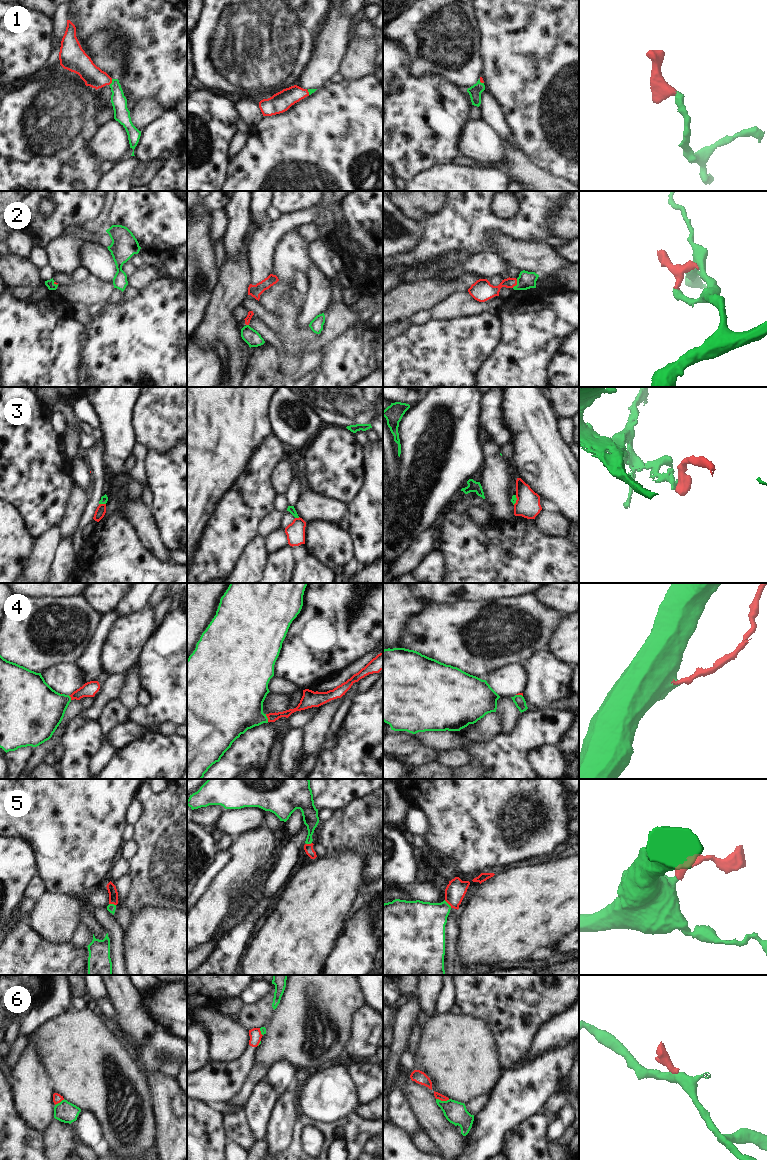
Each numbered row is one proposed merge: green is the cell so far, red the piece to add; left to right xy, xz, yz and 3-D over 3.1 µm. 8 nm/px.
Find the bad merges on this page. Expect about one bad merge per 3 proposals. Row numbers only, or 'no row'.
3, 6

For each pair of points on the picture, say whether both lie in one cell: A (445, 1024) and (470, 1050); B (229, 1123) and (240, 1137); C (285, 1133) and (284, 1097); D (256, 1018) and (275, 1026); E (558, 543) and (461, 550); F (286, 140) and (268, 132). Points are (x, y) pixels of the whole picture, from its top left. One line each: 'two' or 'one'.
A: one
B: one
C: one
D: two
E: one
F: one

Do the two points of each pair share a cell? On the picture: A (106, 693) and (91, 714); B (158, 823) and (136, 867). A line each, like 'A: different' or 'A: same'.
A: same
B: same

